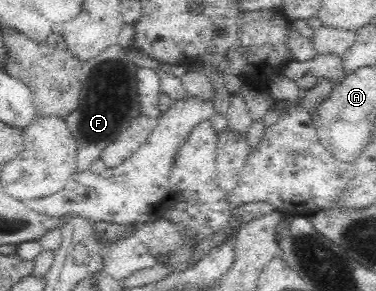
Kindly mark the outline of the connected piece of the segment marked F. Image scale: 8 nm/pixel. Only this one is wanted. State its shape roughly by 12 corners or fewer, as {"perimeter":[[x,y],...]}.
{"perimeter":[[118,42],[83,64],[65,118],[75,173],[140,114],[139,59]]}

